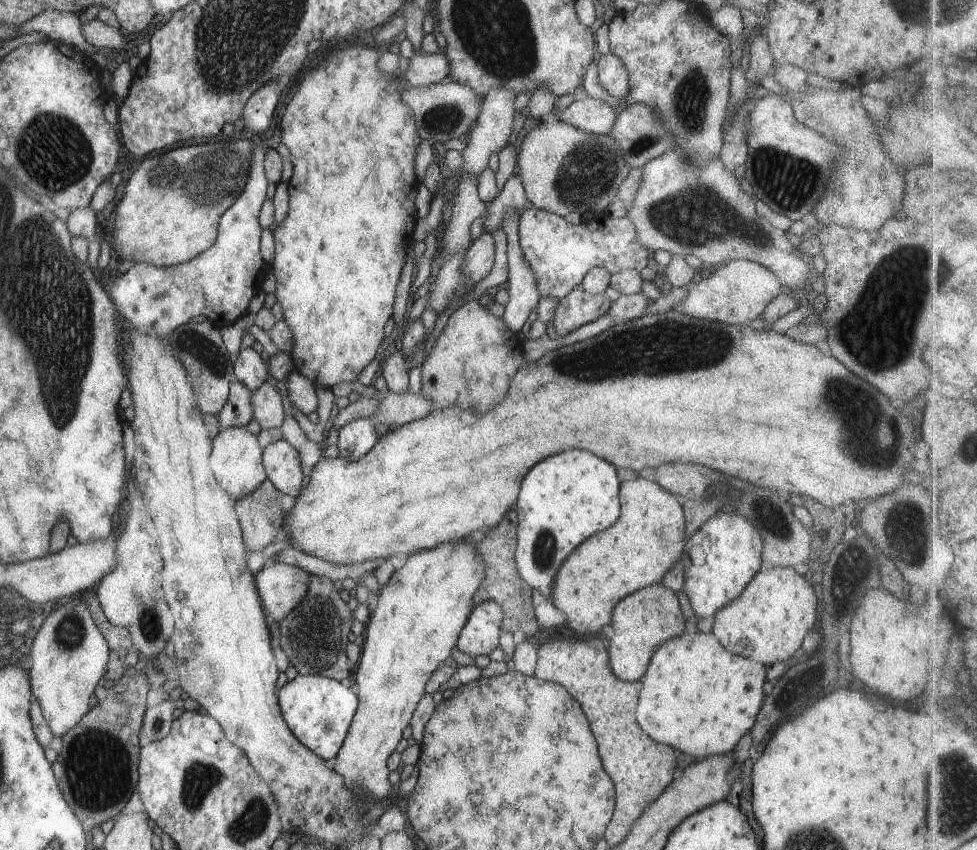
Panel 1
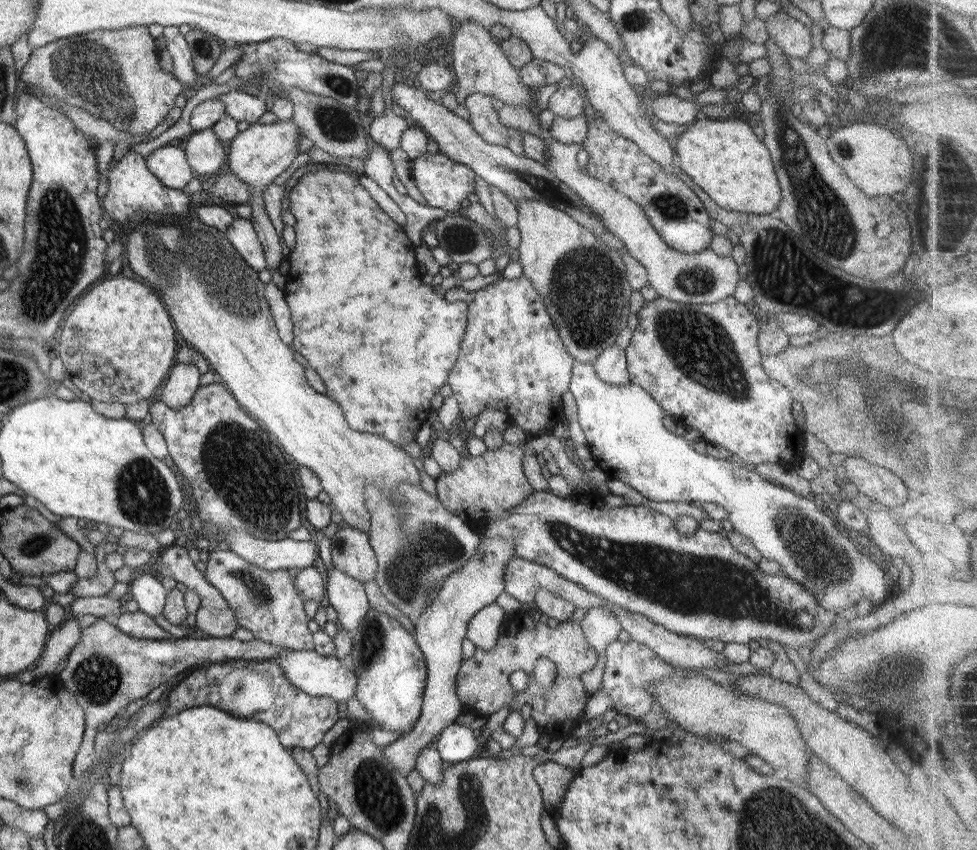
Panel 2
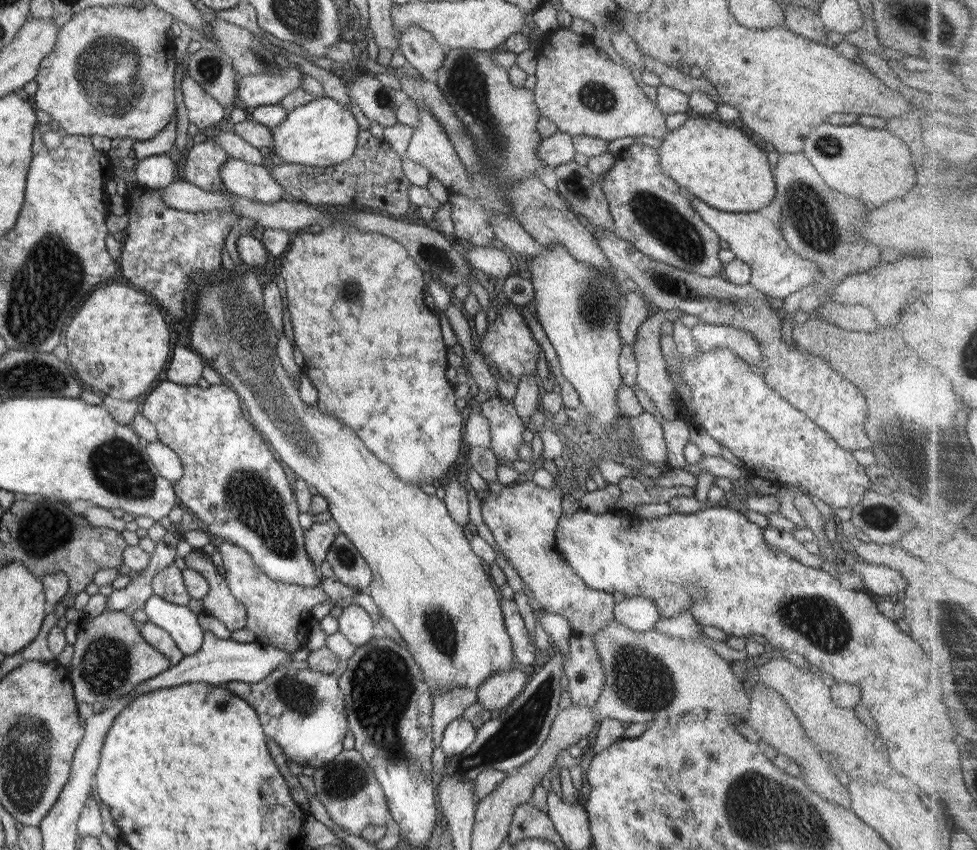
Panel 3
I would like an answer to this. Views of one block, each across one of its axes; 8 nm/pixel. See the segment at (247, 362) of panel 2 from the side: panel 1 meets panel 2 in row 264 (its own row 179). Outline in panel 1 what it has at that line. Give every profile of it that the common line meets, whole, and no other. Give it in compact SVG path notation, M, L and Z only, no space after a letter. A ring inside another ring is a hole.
M255 138L250 139L237 139L237 140L221 140L221 142L213 142L213 144L201 144L199 146L193 146L195 142L189 142L189 144L180 144L176 147L171 147L173 150L167 149L165 154L161 152L157 153L159 156L149 155L151 158L145 158L139 168L131 174L131 178L127 180L125 190L120 202L116 205L115 219L113 228L114 242L111 243L111 248L118 254L120 260L133 260L138 263L149 263L152 265L159 265L160 267L166 267L169 265L179 265L184 262L190 261L193 257L196 257L199 253L207 250L216 240L218 234L218 218L233 204L233 201L239 196L242 188L245 186L248 170L250 169L250 156L254 151L256 143Z

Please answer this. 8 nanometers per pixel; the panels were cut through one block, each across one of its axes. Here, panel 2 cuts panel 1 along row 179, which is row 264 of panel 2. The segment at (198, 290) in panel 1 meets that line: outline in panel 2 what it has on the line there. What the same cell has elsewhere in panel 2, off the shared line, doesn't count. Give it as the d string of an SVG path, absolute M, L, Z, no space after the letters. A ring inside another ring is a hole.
M235 216L223 233L235 252L247 263L247 266L256 273L266 269L261 243L257 240L249 219Z

